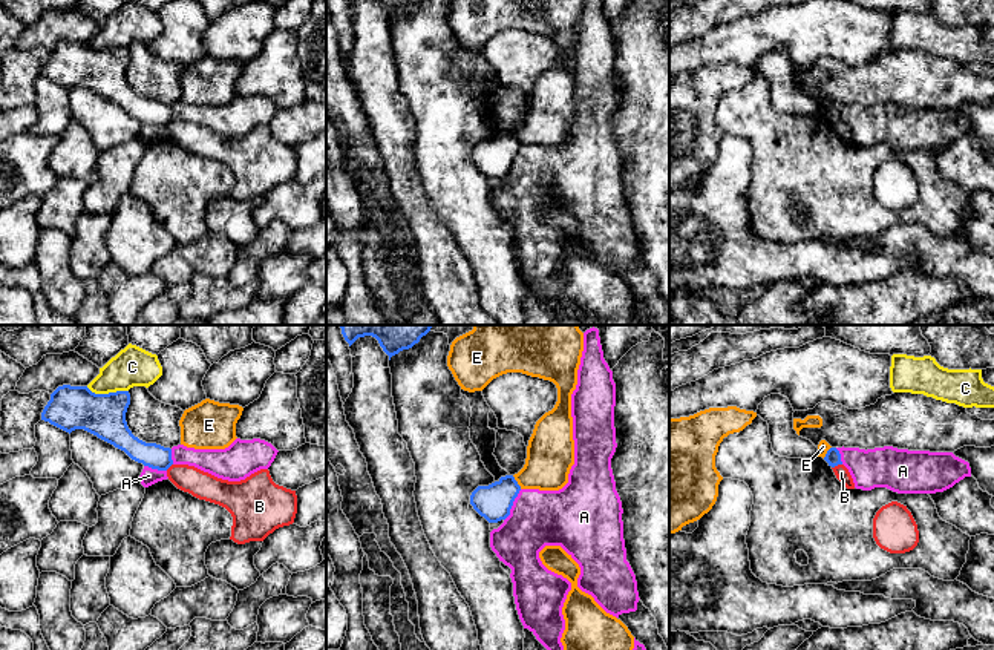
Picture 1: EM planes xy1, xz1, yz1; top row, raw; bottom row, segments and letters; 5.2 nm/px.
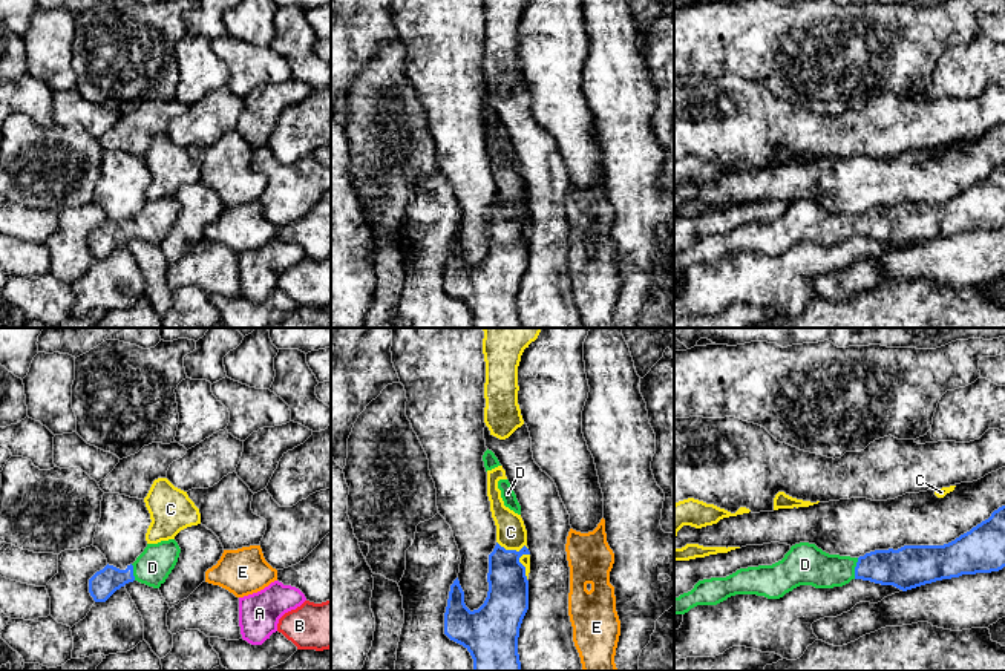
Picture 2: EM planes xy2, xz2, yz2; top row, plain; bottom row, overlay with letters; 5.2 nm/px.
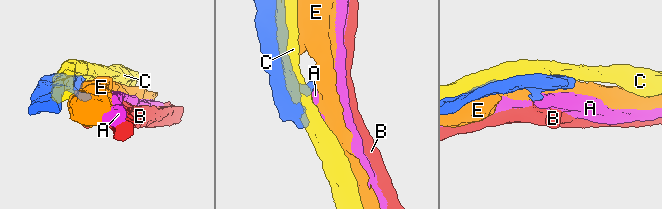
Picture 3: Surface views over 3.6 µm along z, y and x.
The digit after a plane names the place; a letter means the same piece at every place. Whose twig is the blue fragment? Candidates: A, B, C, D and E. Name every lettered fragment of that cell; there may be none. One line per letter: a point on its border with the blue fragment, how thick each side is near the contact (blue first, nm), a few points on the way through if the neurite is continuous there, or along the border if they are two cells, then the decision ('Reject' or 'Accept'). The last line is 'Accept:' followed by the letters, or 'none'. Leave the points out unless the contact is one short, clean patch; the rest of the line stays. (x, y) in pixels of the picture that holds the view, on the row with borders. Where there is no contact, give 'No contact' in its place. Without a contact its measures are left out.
A: Touches blue at xz1 (512, 505). Thickness 190 nm (blue) against 300 nm. Boundary: xz1 (521, 489), (510, 514), (504, 520). Reject
B: Touches blue at yz1 (837, 465). Thickness 80 nm (blue) against 70 nm. Boundary: yz1 (841, 463), (832, 468). Reject
C: Touches blue at xy1 (109, 393). Thickness 220 nm (blue) against 200 nm. Reject
D: Touches blue at yz2 (855, 569). Thickness 200 nm (blue) against 200 nm. Accept
E: Touches blue at xz1 (516, 482). Thickness 190 nm (blue) against 260 nm. Boundary: xz1 (512, 476), (521, 488). Reject
Accept: D

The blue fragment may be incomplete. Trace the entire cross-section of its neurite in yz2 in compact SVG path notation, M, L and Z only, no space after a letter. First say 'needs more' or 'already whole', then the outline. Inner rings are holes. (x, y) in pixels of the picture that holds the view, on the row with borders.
needs more; M1005 506L970 532L944 545L904 545L898 550L875 550L859 558L829 555L815 544L800 542L772 565L740 568L726 578L699 581L688 593L674 597L674 614L685 614L697 605L717 605L735 594L757 594L780 599L800 585L833 588L852 579L893 585L902 591L962 574L991 573L1005 567Z

